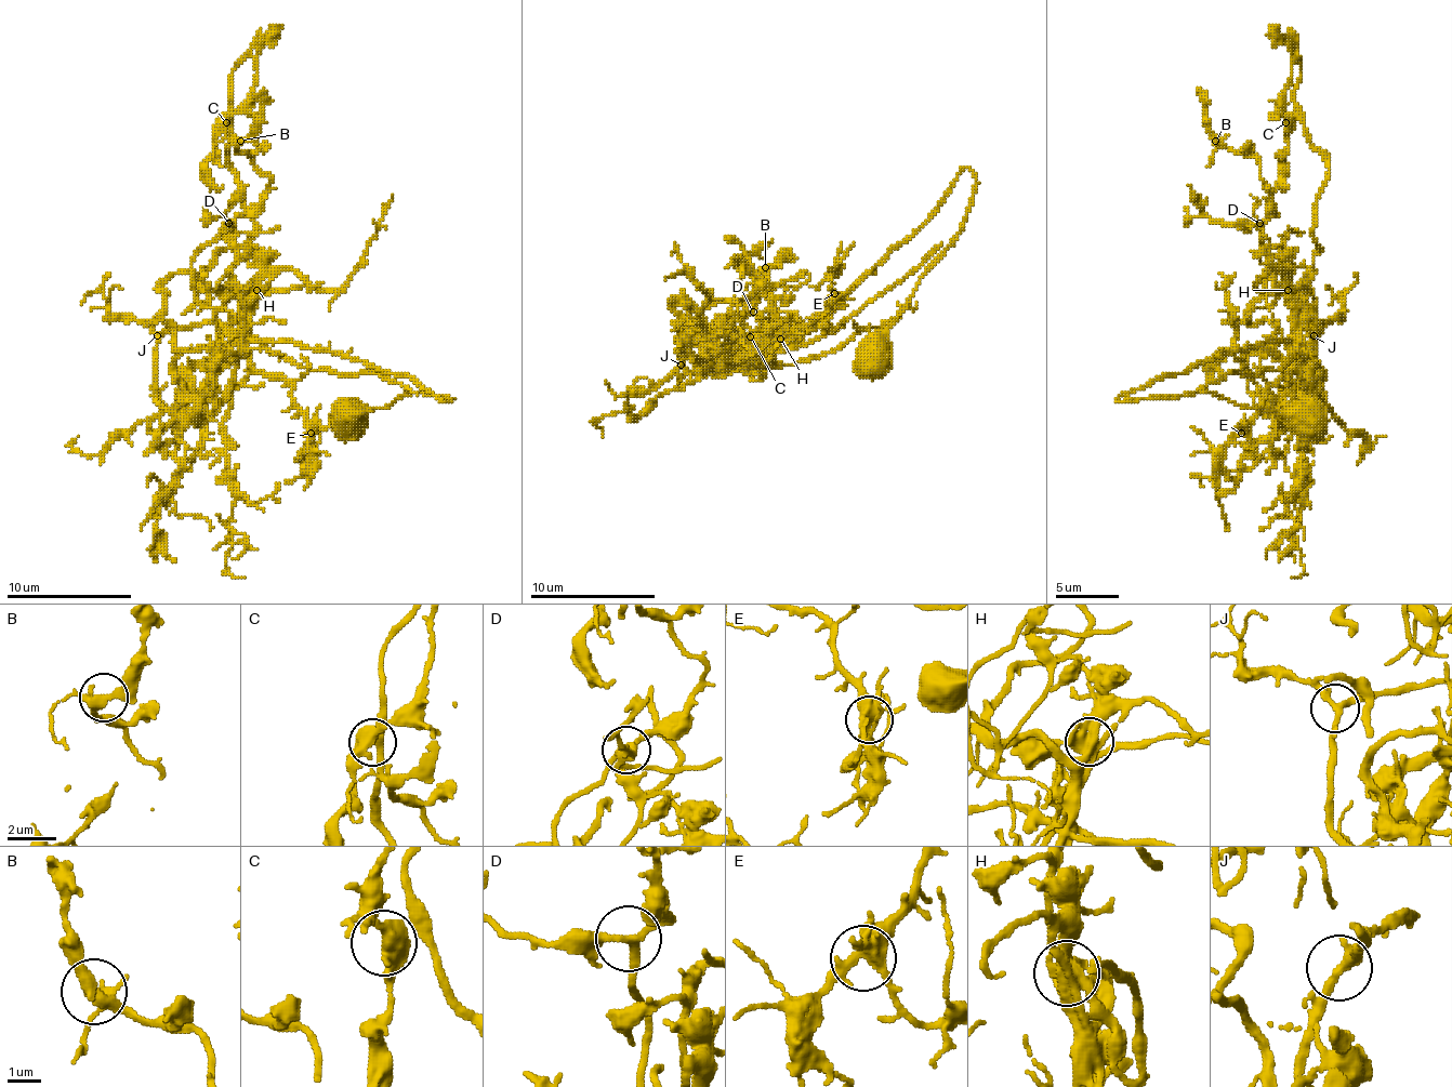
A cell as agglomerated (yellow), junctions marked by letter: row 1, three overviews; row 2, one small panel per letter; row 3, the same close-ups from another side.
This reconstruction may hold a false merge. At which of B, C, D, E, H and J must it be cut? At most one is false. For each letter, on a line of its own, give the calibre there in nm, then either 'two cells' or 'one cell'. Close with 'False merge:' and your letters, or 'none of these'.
B: 320 nm thick; one cell
C: 400 nm thick; one cell
D: 240 nm thick; one cell
E: 440 nm thick; one cell
H: 500 nm thick; two cells
J: 240 nm thick; one cell
False merge: H

